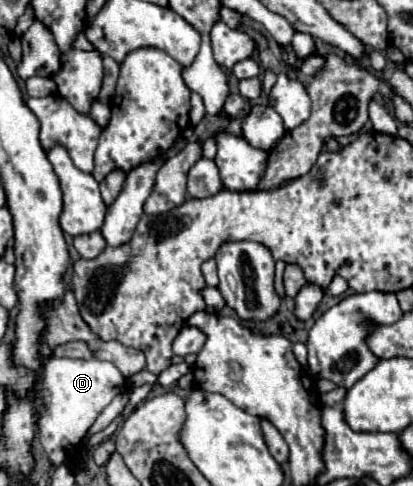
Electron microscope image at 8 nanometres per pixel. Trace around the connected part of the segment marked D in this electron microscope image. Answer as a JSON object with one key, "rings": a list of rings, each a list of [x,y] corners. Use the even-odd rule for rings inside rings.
{"rings":[[[50,357],[42,371],[40,389],[36,395],[40,443],[54,465],[66,463],[80,447],[88,429],[102,409],[126,389],[124,375],[110,361],[102,359],[58,359]]]}

